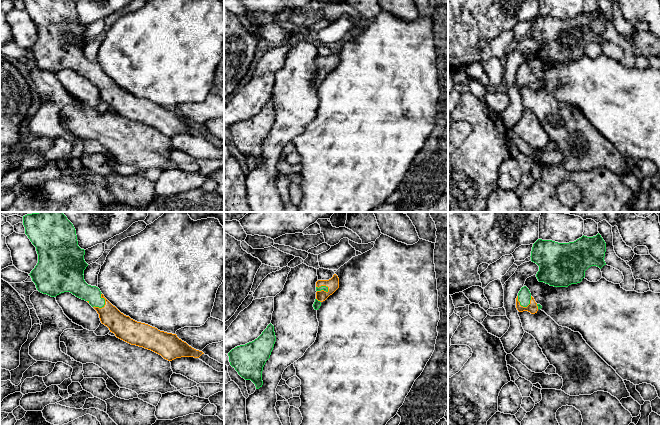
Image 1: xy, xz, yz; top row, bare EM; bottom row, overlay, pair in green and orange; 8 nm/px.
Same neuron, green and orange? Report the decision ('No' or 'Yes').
Yes

